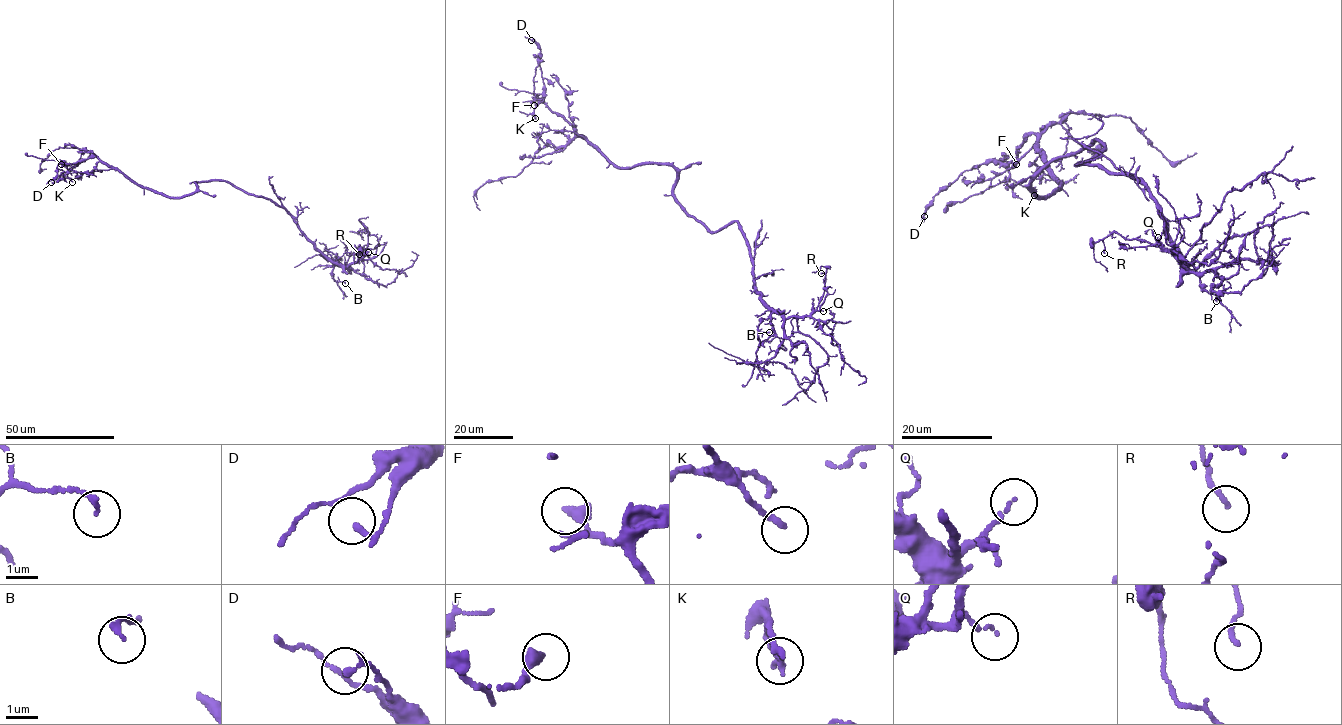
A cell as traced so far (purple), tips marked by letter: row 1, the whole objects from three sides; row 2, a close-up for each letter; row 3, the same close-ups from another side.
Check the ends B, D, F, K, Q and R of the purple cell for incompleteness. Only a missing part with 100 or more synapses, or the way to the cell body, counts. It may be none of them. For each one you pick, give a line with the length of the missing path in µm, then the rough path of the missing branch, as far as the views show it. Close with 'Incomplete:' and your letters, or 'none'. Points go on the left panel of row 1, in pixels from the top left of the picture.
Incomplete: none

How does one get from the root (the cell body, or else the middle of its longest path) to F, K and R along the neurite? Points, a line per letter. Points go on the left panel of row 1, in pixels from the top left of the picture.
F: (224, 181), (193, 182), (196, 187), (193, 192), (167, 197), (139, 185), (93, 155), (65, 167), (61, 164)
K: (224, 181), (193, 182), (193, 192), (167, 197), (139, 185), (92, 155), (66, 166), (72, 182)
R: (224, 181), (286, 209), (305, 237), (339, 264), (346, 266), (362, 259), (363, 250), (359, 245), (359, 254)

